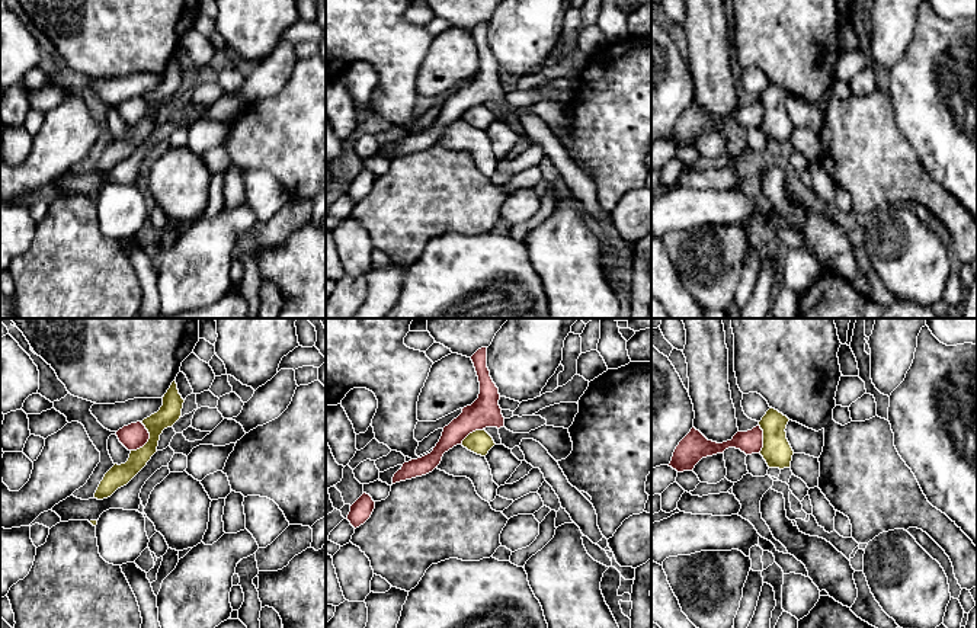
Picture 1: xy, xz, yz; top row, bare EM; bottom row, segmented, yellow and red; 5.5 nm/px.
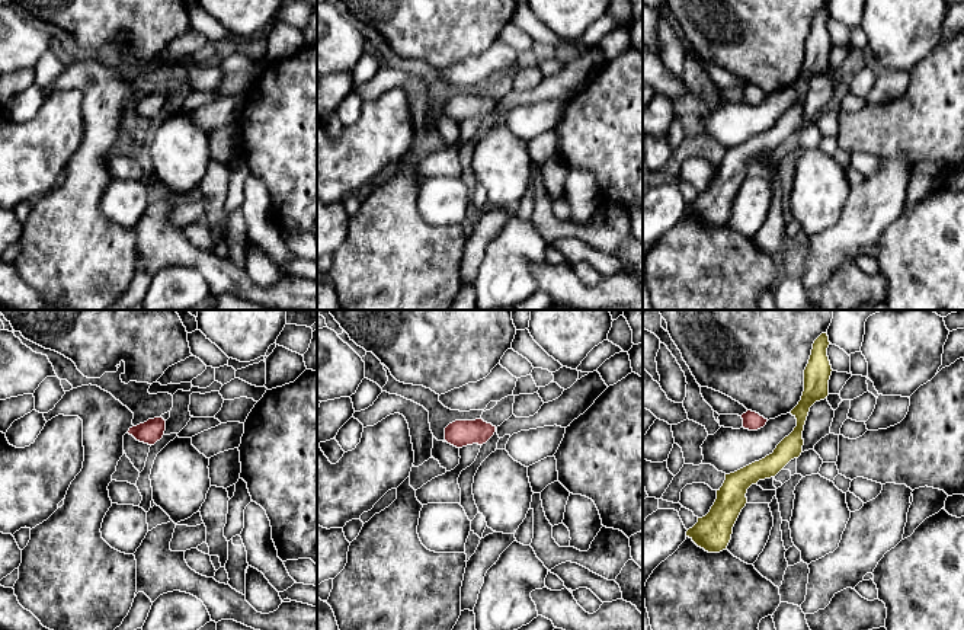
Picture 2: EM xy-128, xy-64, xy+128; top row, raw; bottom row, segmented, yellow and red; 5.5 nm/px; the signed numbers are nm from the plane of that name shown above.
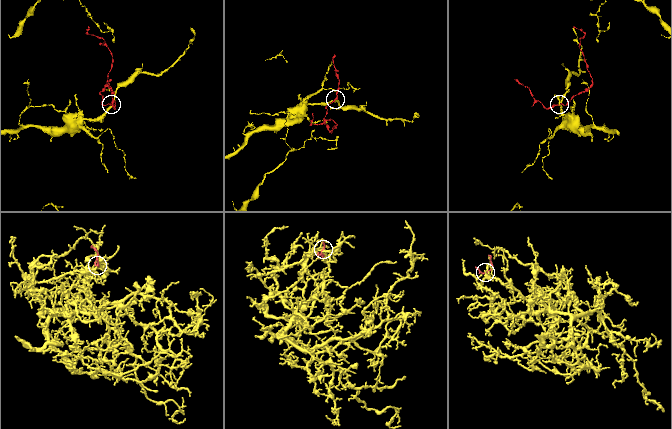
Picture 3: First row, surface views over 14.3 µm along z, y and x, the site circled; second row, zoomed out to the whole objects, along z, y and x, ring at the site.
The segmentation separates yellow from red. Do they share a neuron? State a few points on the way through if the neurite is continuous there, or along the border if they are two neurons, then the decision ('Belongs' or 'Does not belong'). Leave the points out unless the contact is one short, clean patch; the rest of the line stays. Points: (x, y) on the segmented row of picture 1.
Boundary: xy (141, 422), (149, 433), (149, 439), (131, 451). Does not belong

